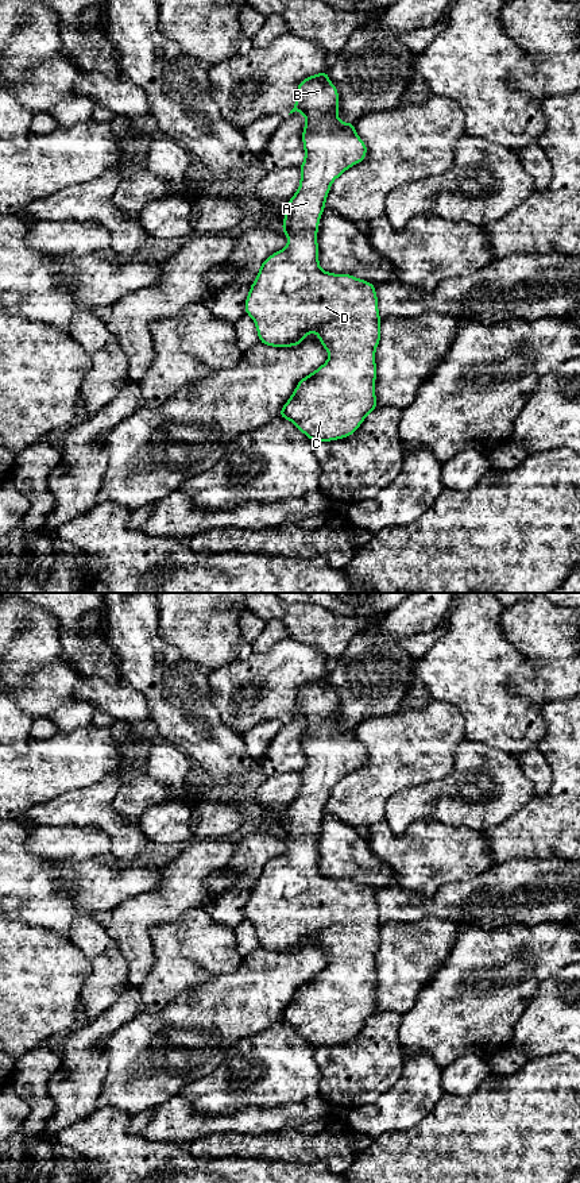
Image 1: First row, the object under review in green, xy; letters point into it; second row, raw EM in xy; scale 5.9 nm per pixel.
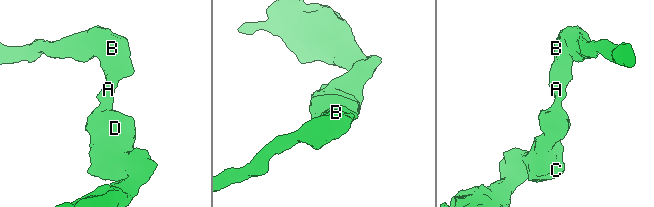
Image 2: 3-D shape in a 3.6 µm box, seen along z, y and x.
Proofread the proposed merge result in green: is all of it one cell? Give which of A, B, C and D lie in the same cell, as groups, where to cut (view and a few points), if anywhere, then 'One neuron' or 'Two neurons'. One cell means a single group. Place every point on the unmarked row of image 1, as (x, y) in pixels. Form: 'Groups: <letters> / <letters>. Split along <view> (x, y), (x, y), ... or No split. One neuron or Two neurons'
Groups: A B C D. No split. One neuron

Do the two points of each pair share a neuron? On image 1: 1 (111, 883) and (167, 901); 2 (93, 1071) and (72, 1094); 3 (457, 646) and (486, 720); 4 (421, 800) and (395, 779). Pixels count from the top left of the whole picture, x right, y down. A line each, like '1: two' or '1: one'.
1: two
2: one
3: one
4: two

